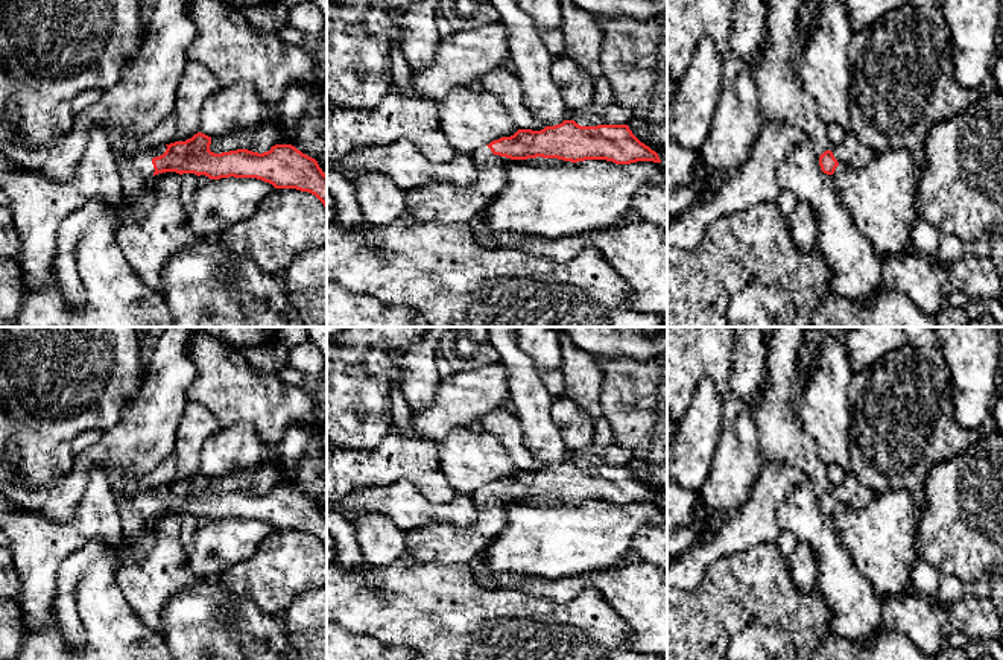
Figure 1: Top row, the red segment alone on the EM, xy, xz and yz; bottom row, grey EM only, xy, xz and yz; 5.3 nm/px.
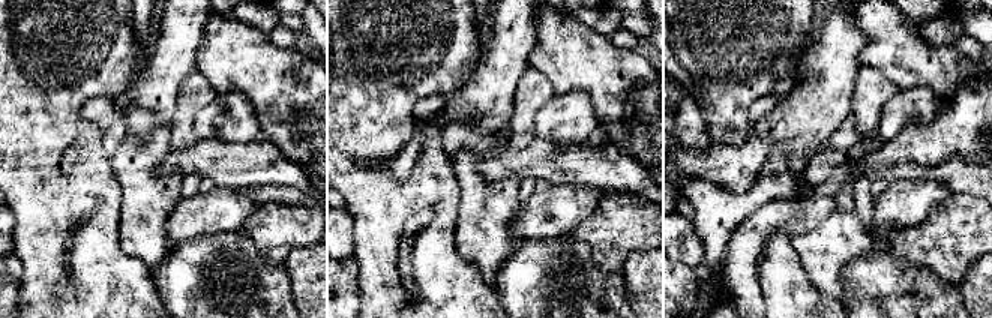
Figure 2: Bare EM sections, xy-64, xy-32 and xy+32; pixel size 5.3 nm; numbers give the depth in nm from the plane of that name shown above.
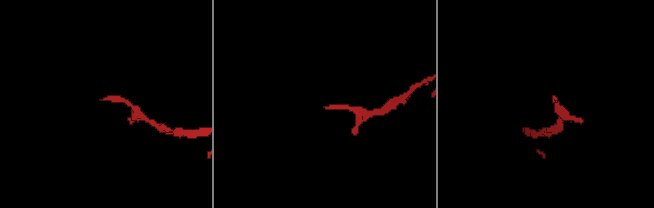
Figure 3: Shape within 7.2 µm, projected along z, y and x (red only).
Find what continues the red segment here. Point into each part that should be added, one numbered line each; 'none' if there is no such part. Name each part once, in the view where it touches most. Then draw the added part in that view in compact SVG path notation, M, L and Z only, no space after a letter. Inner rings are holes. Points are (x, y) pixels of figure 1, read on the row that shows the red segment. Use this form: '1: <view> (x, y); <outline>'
1: xy (143, 166); M163 144L163 146L137 151L134 154L134 170L146 179L152 178L153 172L155 172L152 160L155 157L163 155L166 152L166 149L167 149L167 146Z

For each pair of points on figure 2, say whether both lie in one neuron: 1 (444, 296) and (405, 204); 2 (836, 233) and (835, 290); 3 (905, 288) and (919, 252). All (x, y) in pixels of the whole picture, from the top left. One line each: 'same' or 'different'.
1: same
2: same
3: different

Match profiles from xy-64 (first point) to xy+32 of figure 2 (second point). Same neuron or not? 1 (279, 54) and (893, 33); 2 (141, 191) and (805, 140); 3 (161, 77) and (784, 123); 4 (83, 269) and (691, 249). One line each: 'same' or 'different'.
1: same
2: different
3: same
4: different

